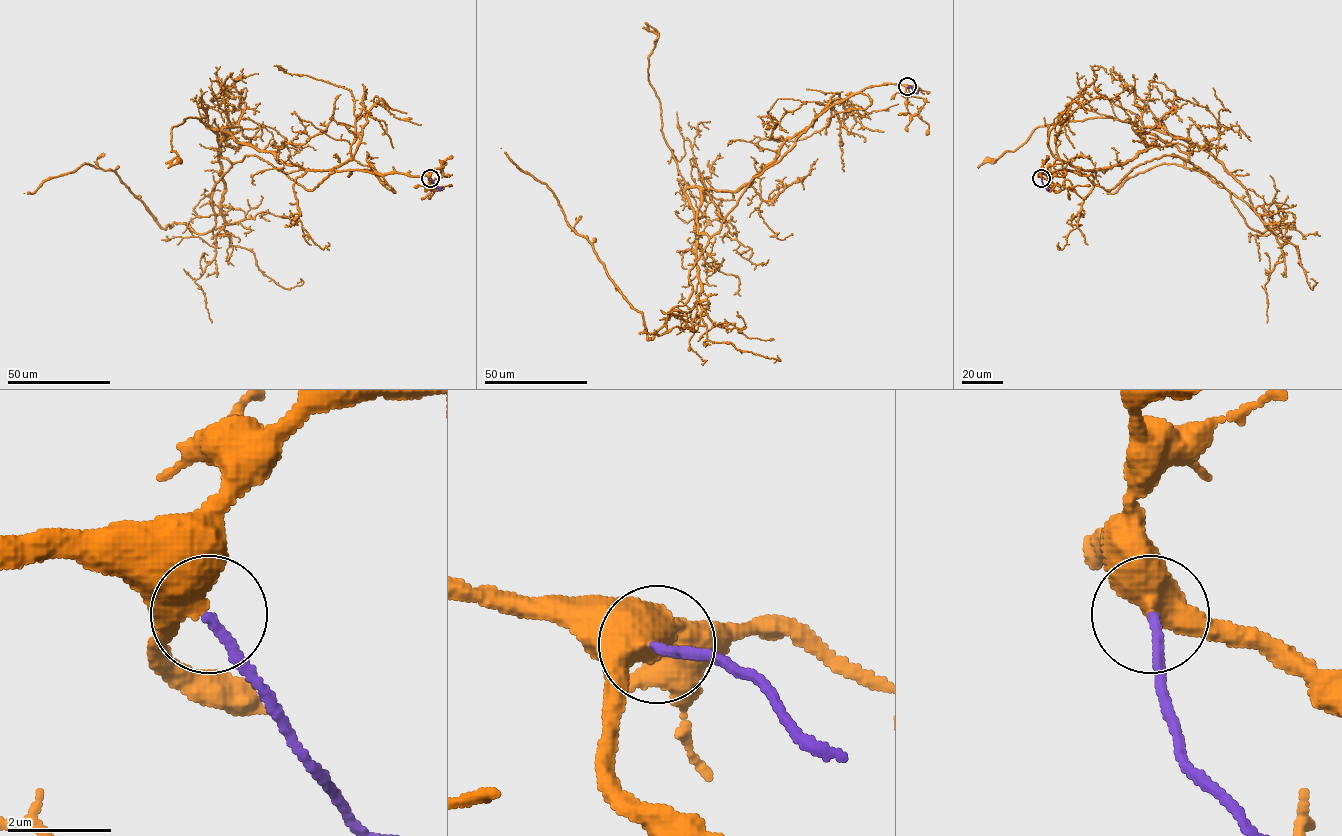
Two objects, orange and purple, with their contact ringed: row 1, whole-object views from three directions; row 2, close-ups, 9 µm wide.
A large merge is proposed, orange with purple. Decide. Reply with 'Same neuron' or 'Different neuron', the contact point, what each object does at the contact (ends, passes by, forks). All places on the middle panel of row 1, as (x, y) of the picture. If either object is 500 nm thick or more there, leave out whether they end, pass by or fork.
Same neuron. Place: (907, 86). At the ring orange passes by. At the ring purple ends

